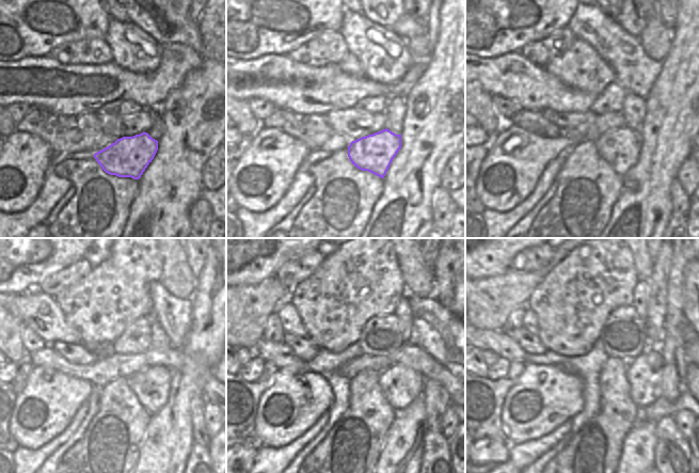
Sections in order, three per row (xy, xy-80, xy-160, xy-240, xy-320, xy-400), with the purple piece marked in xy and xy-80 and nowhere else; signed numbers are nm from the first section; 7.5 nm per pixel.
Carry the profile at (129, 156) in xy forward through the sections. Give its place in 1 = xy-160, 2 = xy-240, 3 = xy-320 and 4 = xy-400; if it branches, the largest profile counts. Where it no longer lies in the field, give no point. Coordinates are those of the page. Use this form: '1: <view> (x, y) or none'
1: xy-160 (621, 147)
2: xy-240 (152, 385)
3: xy-320 (400, 385)
4: xy-400 (645, 374)

